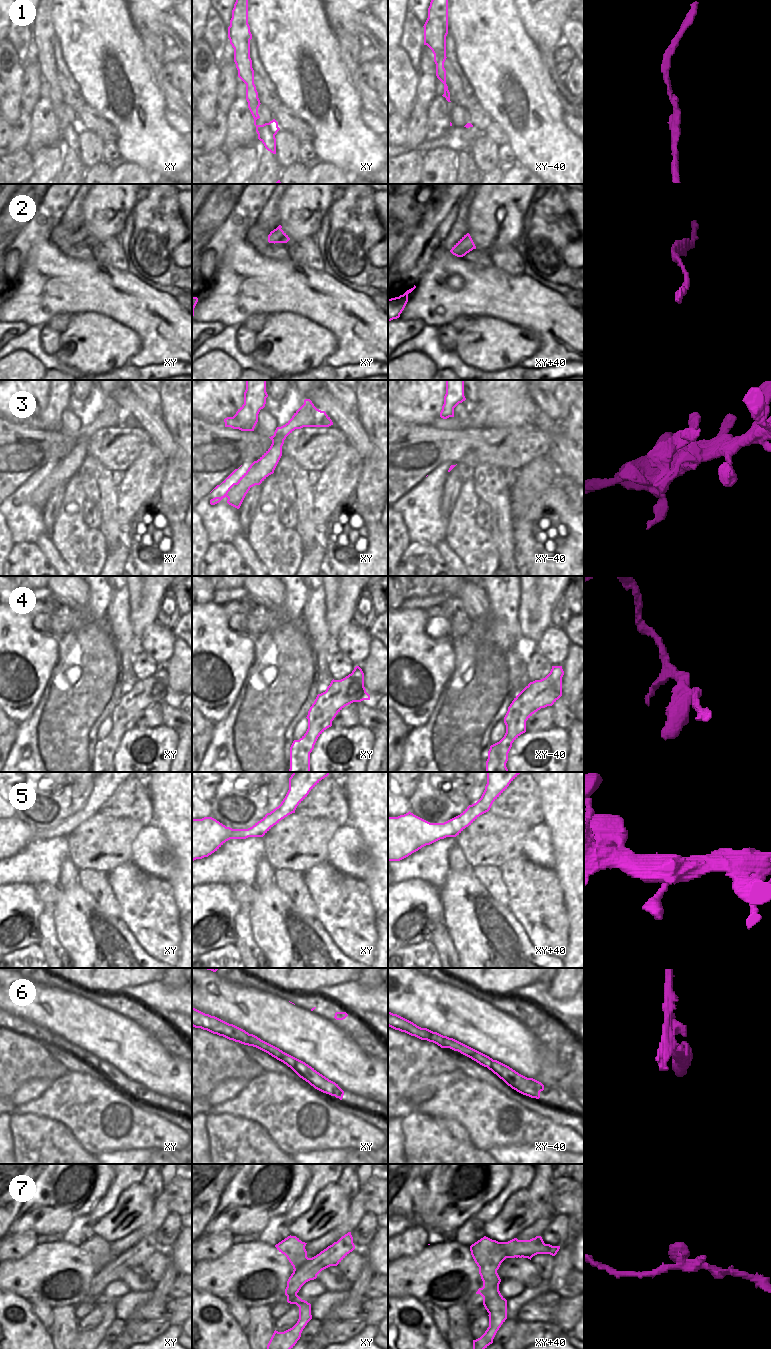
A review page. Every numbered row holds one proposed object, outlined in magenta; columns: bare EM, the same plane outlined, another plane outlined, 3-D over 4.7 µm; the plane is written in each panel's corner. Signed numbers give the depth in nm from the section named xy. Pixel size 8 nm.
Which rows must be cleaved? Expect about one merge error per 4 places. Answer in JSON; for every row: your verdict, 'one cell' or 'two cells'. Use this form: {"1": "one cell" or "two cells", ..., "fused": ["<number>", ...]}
{"1": "one cell", "2": "one cell", "3": "two cells", "4": "one cell", "5": "one cell", "6": "one cell", "7": "two cells", "fused": ["3", "7"]}

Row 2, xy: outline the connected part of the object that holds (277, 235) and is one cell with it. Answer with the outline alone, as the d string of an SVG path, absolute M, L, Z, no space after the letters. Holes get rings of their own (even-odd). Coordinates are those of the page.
M279 225L276 229L270 232L268 235L269 243L287 243L290 240L288 235L281 228L282 226Z

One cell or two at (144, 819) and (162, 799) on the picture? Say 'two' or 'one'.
two

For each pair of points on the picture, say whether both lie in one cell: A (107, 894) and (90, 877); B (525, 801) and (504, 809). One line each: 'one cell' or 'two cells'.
A: one cell
B: one cell

